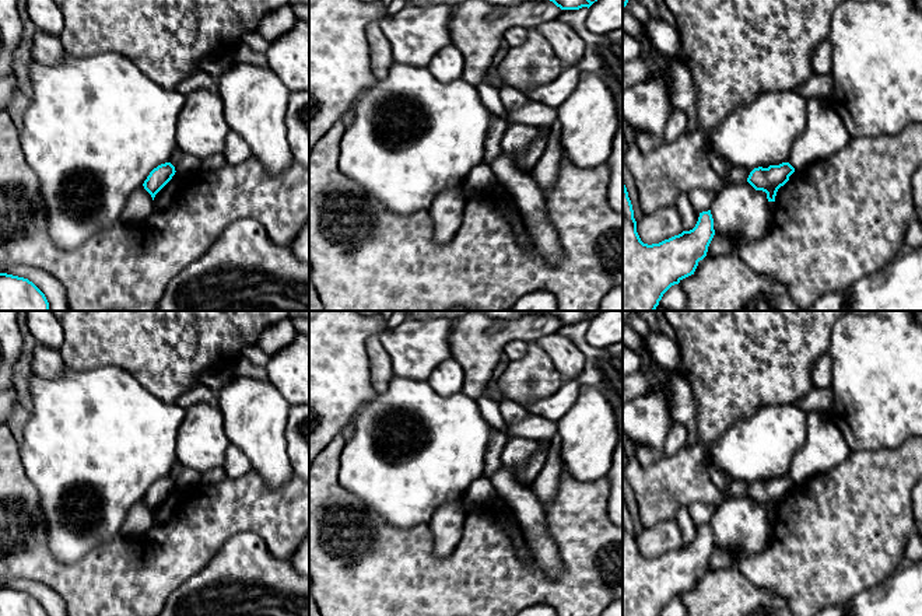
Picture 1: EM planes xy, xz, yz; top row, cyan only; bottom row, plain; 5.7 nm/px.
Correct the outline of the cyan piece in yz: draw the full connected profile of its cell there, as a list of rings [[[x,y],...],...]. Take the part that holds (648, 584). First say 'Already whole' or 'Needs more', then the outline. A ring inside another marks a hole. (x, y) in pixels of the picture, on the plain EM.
Already whole. [[[623,497],[623,616],[659,616],[663,608],[683,592],[694,588],[698,575],[707,570],[715,549],[711,524],[700,526],[695,540],[659,557],[644,557],[625,498]]]

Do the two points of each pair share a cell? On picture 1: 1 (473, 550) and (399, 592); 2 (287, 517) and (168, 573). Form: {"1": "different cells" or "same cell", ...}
{"1": "same cell", "2": "same cell"}

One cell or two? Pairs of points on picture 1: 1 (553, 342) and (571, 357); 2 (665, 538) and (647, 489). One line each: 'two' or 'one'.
1: one
2: two

